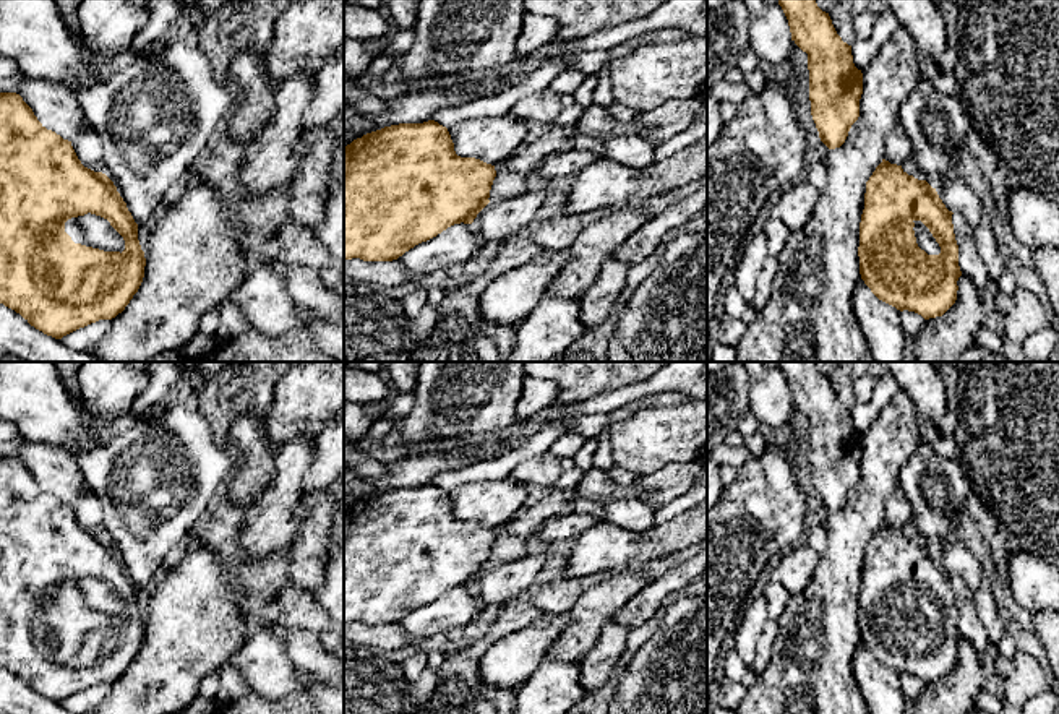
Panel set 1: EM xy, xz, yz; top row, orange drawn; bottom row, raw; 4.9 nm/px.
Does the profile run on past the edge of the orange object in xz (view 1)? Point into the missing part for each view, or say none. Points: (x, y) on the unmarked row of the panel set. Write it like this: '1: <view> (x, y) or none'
1: none

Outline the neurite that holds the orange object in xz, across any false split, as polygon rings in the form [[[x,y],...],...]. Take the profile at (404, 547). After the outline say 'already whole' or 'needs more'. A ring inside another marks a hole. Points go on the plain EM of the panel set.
[[[435,484],[399,487],[363,498],[344,511],[344,623],[392,625],[454,587],[472,587],[490,566],[495,529],[461,521],[446,490]]] | already whole

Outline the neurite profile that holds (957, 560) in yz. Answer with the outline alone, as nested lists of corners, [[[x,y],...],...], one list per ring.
[[[960,542],[944,544],[936,552],[945,571],[960,578],[975,594],[981,584],[984,570],[980,560]]]

